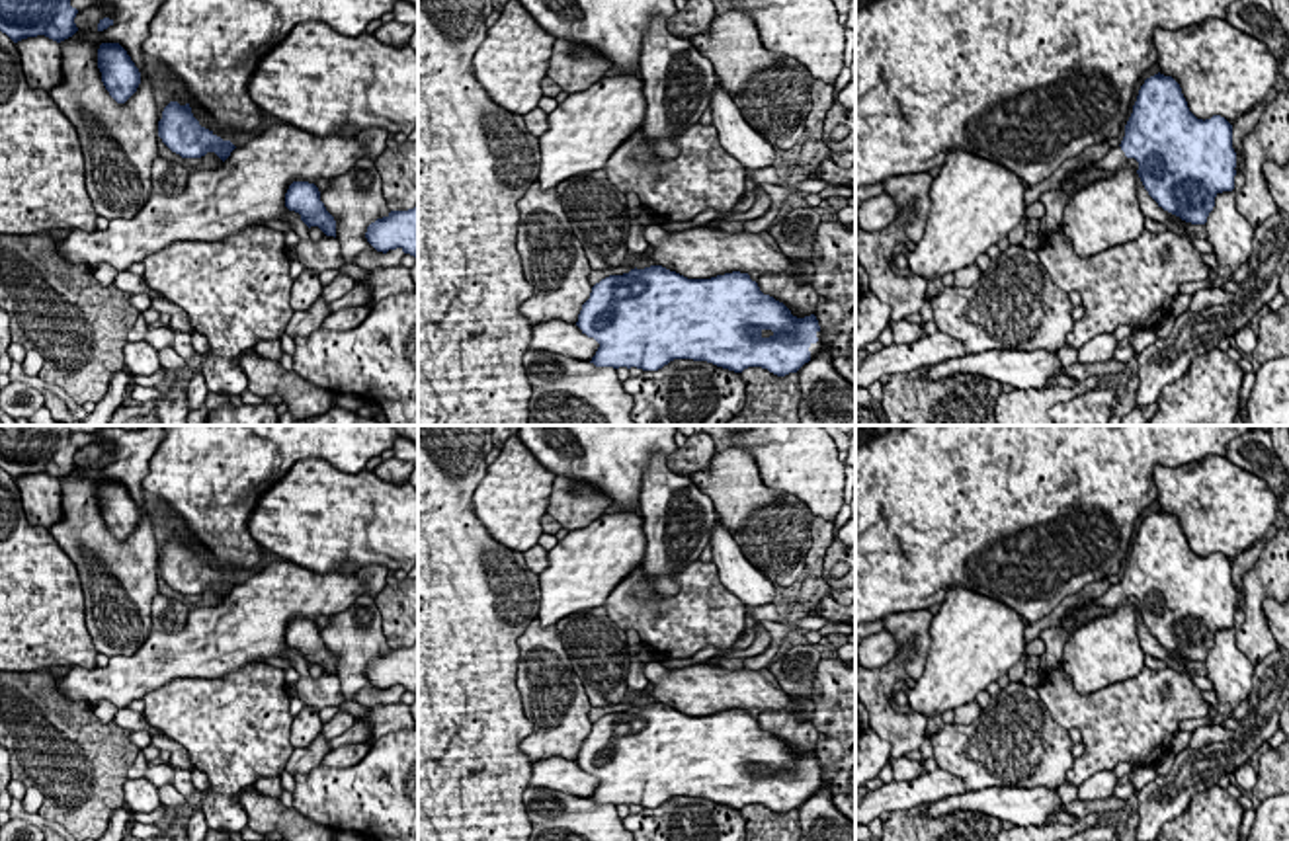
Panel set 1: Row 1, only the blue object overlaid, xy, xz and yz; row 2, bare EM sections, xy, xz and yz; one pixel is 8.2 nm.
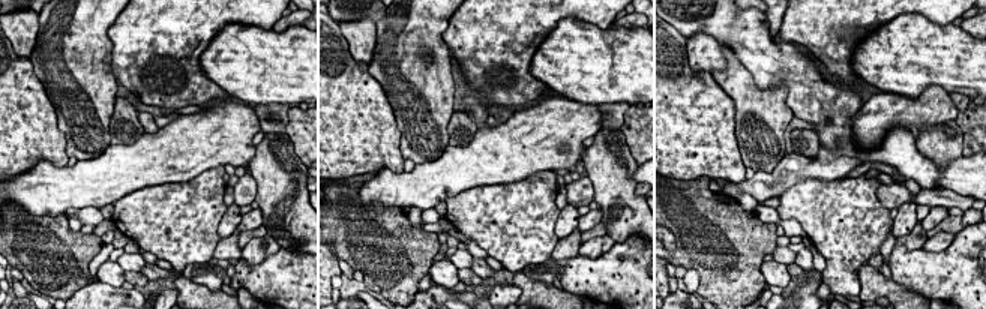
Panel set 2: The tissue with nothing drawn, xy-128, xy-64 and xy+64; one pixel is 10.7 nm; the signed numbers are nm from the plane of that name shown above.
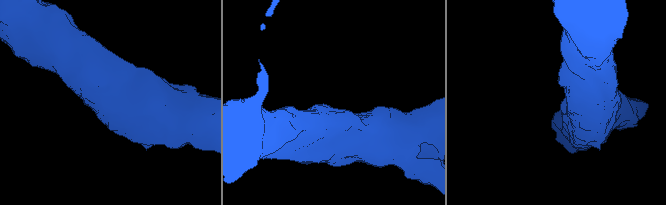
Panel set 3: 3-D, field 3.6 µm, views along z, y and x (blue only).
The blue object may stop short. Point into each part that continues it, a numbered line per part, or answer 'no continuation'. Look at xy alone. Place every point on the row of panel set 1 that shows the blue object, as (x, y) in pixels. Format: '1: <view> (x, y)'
no continuation

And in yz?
1: yz (1116, 157)

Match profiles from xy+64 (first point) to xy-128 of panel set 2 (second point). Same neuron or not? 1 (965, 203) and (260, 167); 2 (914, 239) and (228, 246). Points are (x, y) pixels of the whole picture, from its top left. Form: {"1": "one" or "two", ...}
{"1": "two", "2": "one"}

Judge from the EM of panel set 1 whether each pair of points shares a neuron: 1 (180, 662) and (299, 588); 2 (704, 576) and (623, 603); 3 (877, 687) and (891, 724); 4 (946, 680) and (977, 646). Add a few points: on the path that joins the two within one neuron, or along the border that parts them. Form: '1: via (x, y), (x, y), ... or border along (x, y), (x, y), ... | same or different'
1: via (209, 646), (239, 631), (270, 600) | same
2: via (684, 596), (674, 605), (643, 605) | same
3: via (877, 697), (883, 715) | same
4: via (954, 672), (969, 654) | same

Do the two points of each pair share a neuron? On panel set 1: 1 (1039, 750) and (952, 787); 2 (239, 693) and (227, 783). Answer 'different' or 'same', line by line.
1: different
2: same

